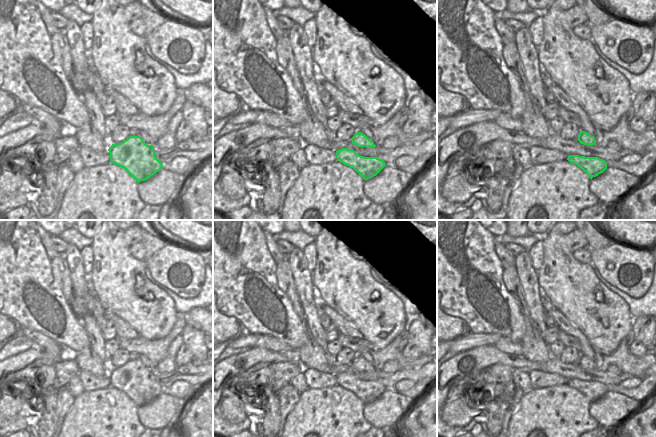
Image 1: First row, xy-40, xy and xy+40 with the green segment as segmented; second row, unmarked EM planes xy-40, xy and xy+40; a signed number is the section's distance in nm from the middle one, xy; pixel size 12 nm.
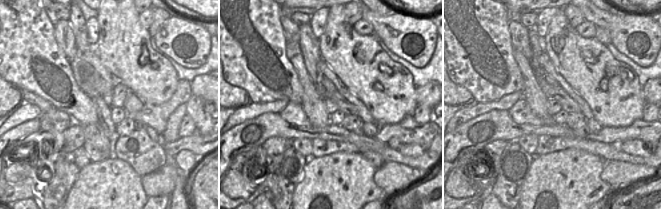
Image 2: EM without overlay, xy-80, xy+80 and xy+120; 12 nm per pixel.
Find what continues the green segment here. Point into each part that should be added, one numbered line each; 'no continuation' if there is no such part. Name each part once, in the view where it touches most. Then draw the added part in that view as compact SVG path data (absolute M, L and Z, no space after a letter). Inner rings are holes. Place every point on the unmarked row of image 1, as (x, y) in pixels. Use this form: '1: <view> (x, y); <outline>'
no continuation

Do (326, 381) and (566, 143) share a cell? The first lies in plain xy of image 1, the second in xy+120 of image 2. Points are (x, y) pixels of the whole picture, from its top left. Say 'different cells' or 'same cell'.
same cell

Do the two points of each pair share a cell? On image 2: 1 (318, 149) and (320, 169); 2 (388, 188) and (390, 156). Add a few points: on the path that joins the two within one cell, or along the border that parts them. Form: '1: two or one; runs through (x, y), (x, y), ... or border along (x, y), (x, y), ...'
1: two; border along (342, 151), (312, 157)
2: two; border along (385, 161), (397, 161), (413, 168)

